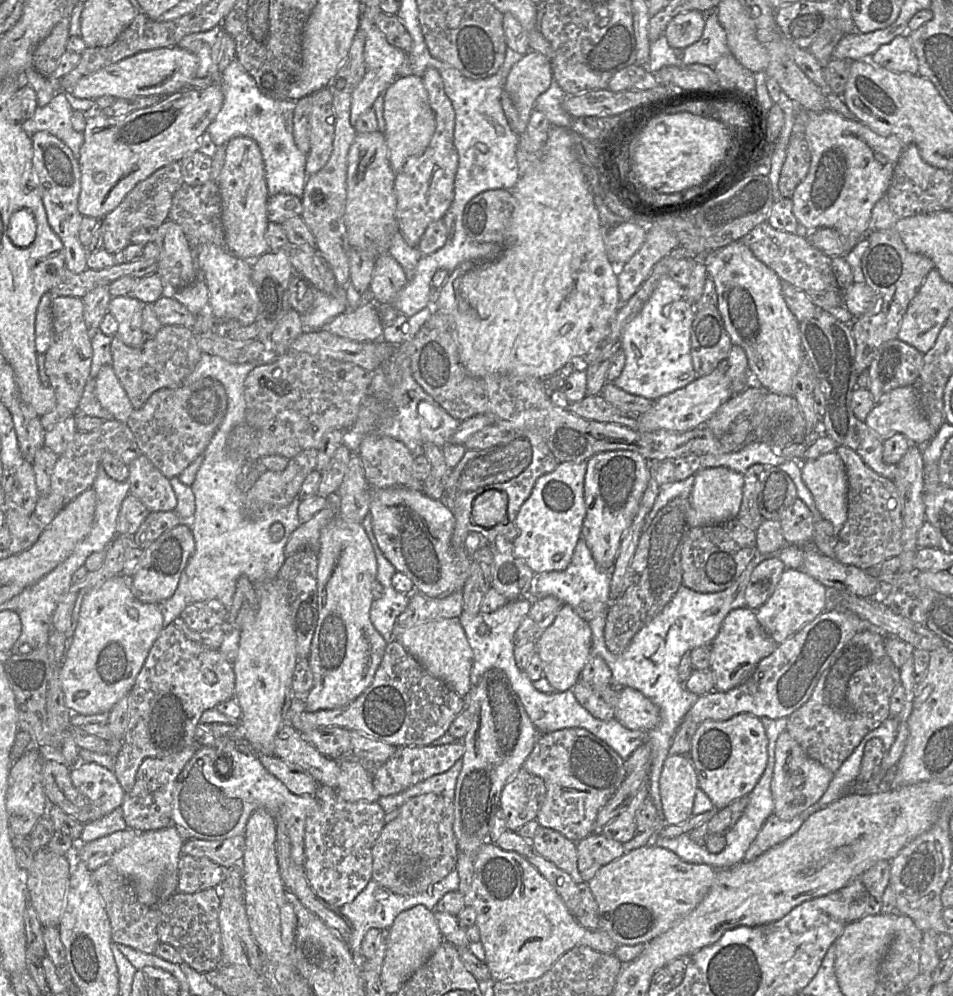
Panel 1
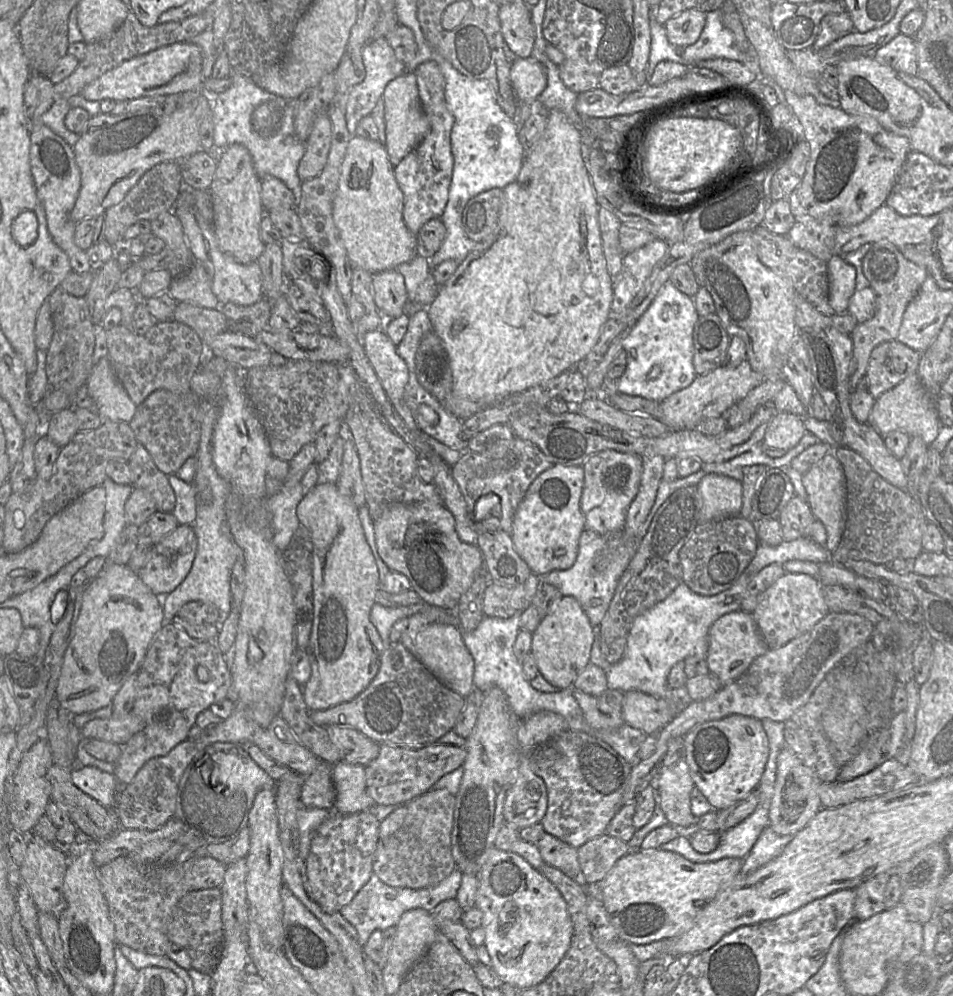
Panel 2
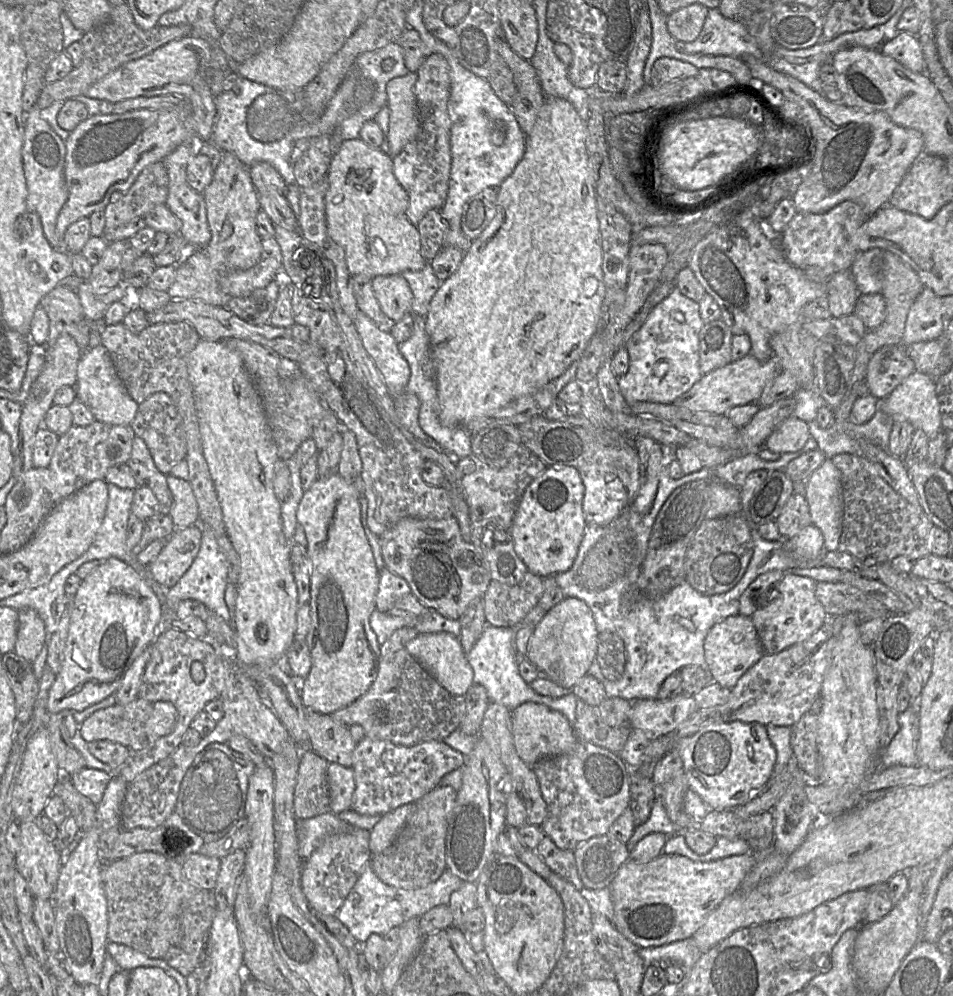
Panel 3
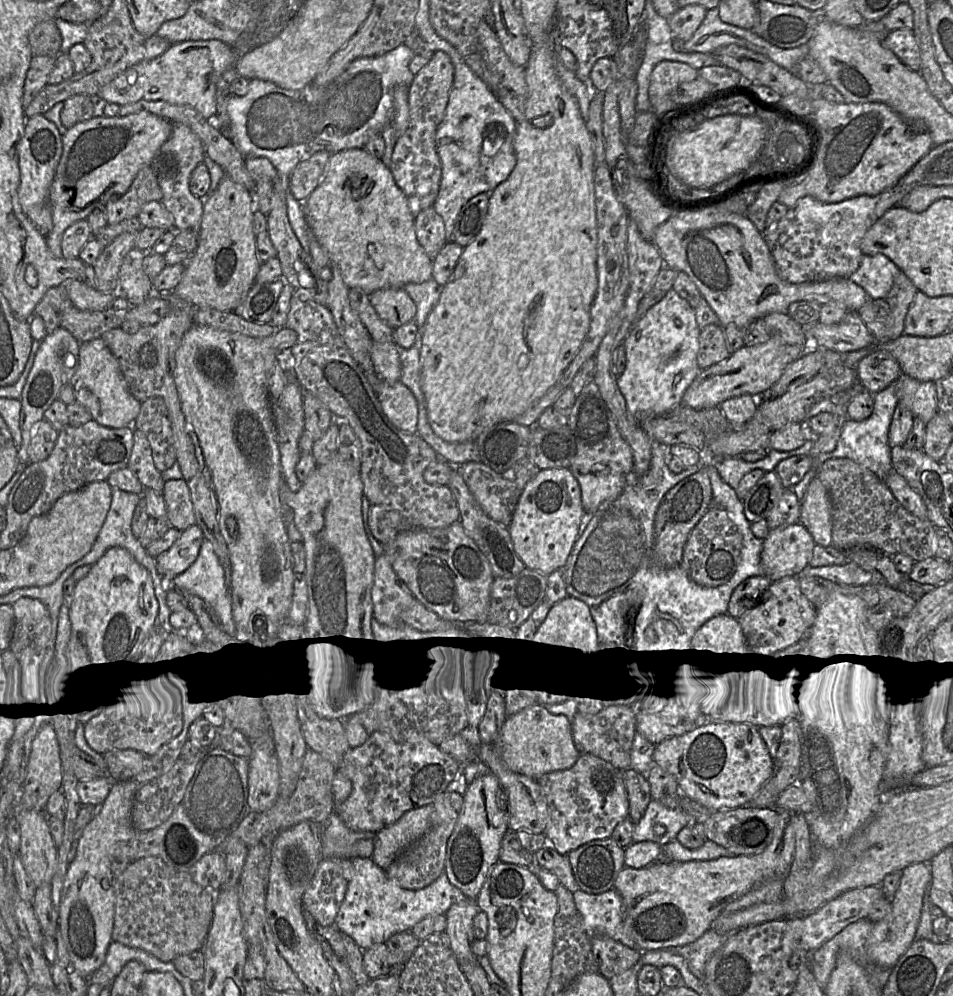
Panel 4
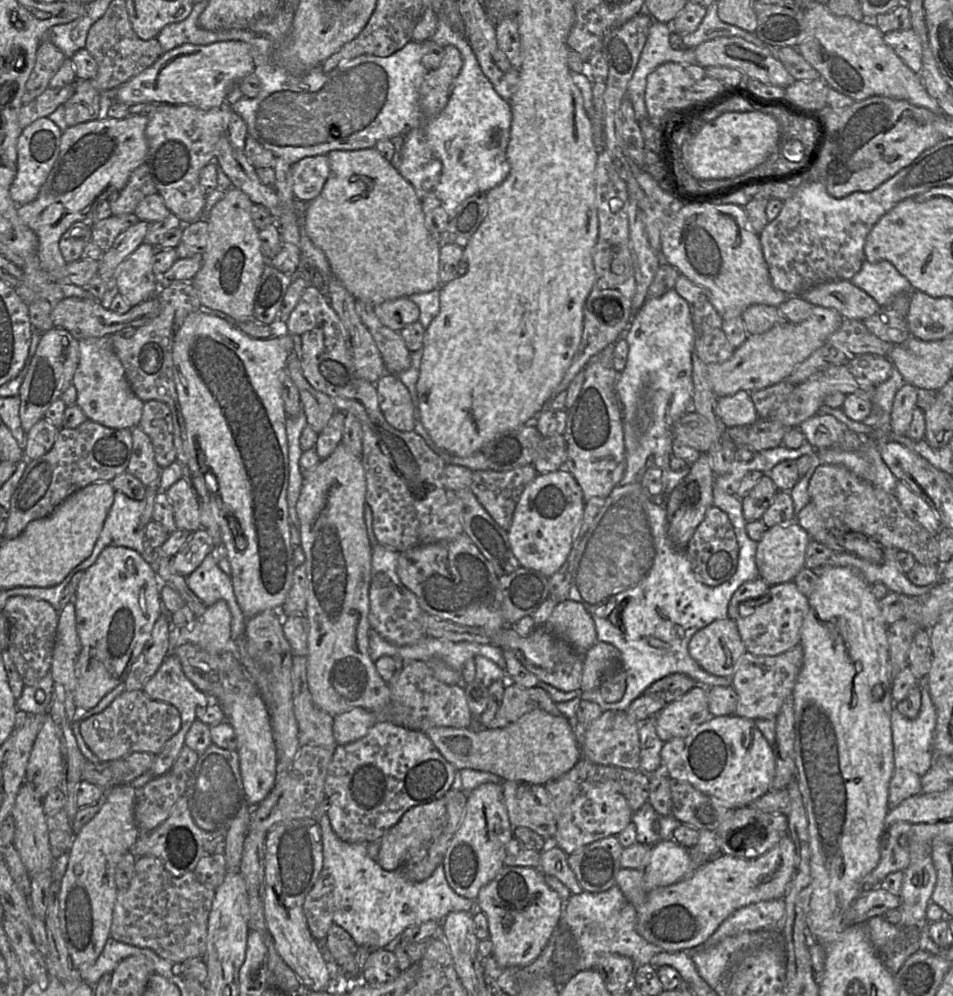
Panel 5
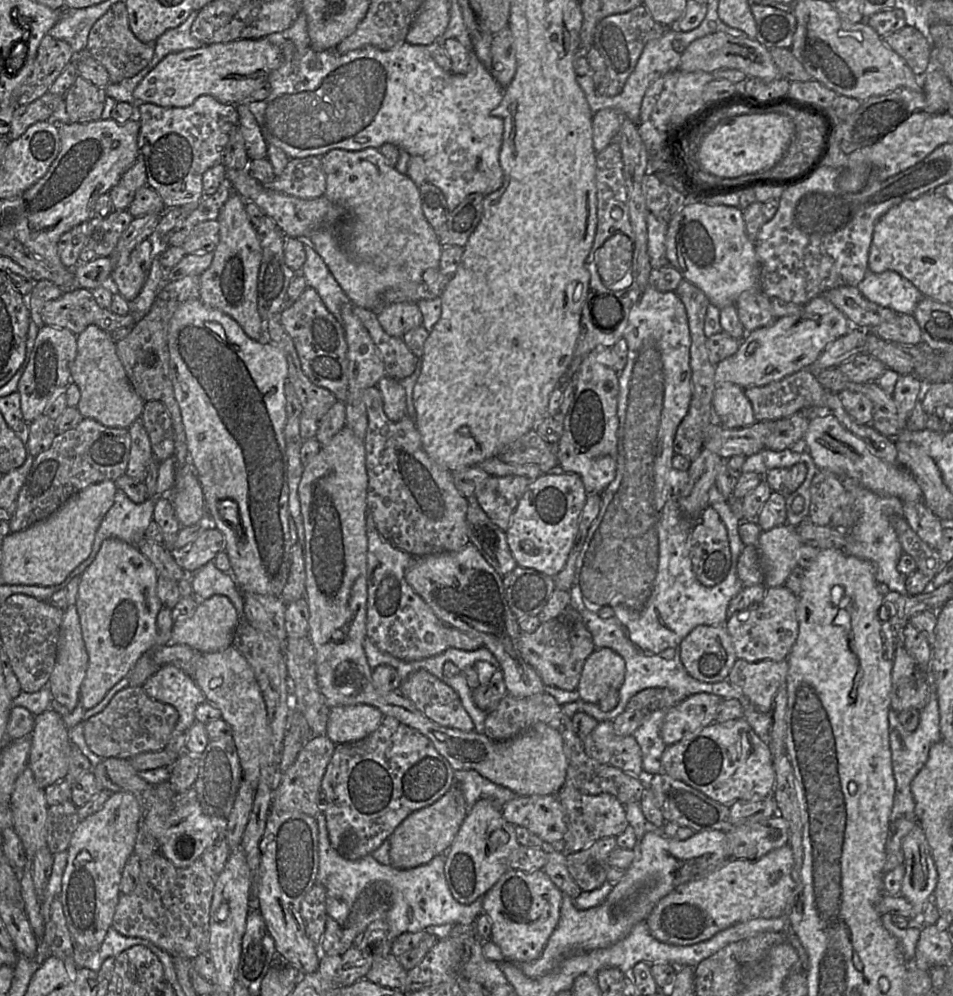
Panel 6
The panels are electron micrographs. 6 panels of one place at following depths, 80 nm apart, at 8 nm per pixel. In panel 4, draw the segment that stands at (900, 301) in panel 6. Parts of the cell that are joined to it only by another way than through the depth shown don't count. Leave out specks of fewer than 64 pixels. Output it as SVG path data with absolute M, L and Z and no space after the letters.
M864 255L859 268L849 277L851 281L863 288L869 297L886 299L899 268L885 255Z

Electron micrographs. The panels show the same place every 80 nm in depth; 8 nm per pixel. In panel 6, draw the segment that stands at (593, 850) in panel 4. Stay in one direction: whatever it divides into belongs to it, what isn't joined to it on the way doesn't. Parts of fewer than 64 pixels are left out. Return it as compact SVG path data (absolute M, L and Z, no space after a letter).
M606 837L578 852L566 853L567 869L582 891L592 891L607 881L608 857L615 848L616 837Z

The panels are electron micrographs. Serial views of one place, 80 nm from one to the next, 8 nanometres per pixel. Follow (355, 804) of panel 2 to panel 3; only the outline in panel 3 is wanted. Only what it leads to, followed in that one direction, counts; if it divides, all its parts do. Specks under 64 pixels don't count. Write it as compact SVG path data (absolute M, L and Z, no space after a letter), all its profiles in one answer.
M330 762L328 765L328 784L330 810L335 815L351 810L352 798L356 787L352 767Z

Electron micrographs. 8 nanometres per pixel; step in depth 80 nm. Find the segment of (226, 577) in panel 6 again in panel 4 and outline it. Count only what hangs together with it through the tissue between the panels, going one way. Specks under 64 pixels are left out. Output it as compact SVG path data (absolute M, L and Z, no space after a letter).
M204 539L199 555L193 564L185 572L168 582L172 588L182 594L191 594L203 599L214 610L230 637L241 641L242 635L240 635L232 616L232 598L225 583L225 570L209 540Z

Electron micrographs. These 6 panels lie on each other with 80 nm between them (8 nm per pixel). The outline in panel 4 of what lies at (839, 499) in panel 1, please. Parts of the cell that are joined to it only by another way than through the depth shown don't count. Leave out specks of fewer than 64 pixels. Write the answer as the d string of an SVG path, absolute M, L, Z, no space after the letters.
M815 476L801 502L799 522L806 527L817 545L832 545L832 504L830 495Z

